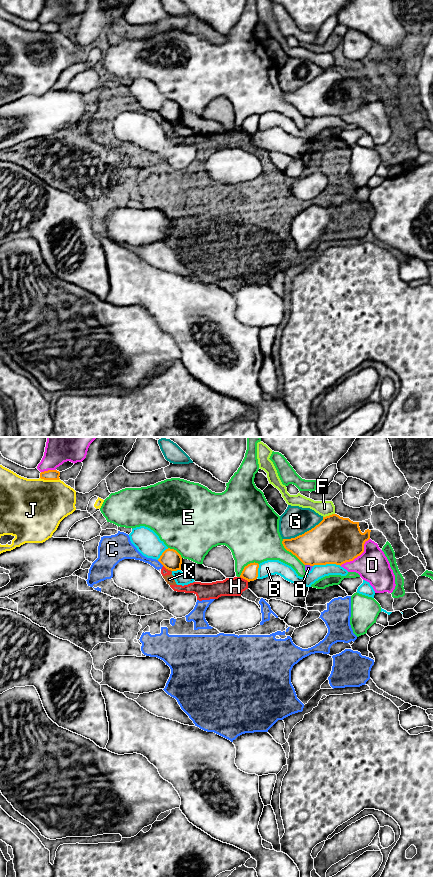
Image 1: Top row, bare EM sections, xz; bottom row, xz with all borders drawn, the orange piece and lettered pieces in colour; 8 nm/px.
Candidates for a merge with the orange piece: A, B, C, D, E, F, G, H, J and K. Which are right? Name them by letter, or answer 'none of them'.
none of them

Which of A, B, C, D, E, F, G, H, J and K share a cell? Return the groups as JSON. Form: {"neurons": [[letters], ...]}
{"neurons": [["A"], ["B"], ["C", "H", "K"], ["D"], ["E"], ["F"], ["G"], ["J"]]}

